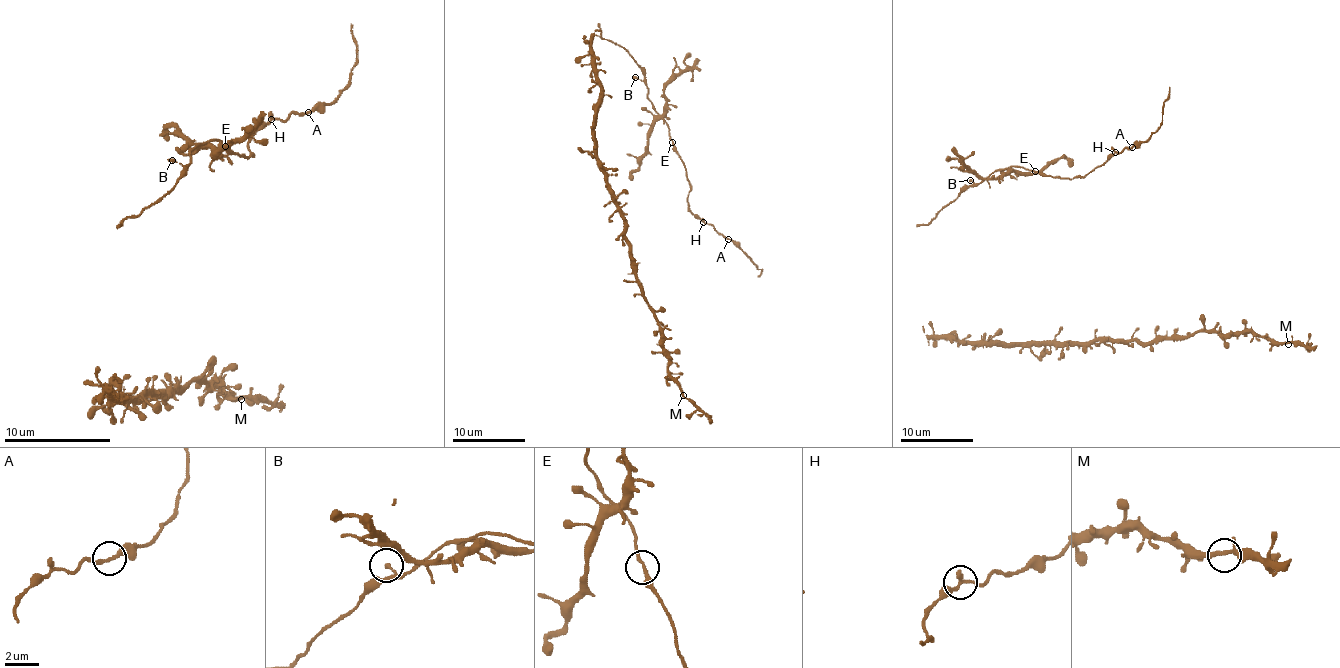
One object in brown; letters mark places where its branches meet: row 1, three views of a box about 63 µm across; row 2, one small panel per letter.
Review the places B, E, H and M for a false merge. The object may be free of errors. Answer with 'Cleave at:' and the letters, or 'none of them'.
Cleave at: none of them

